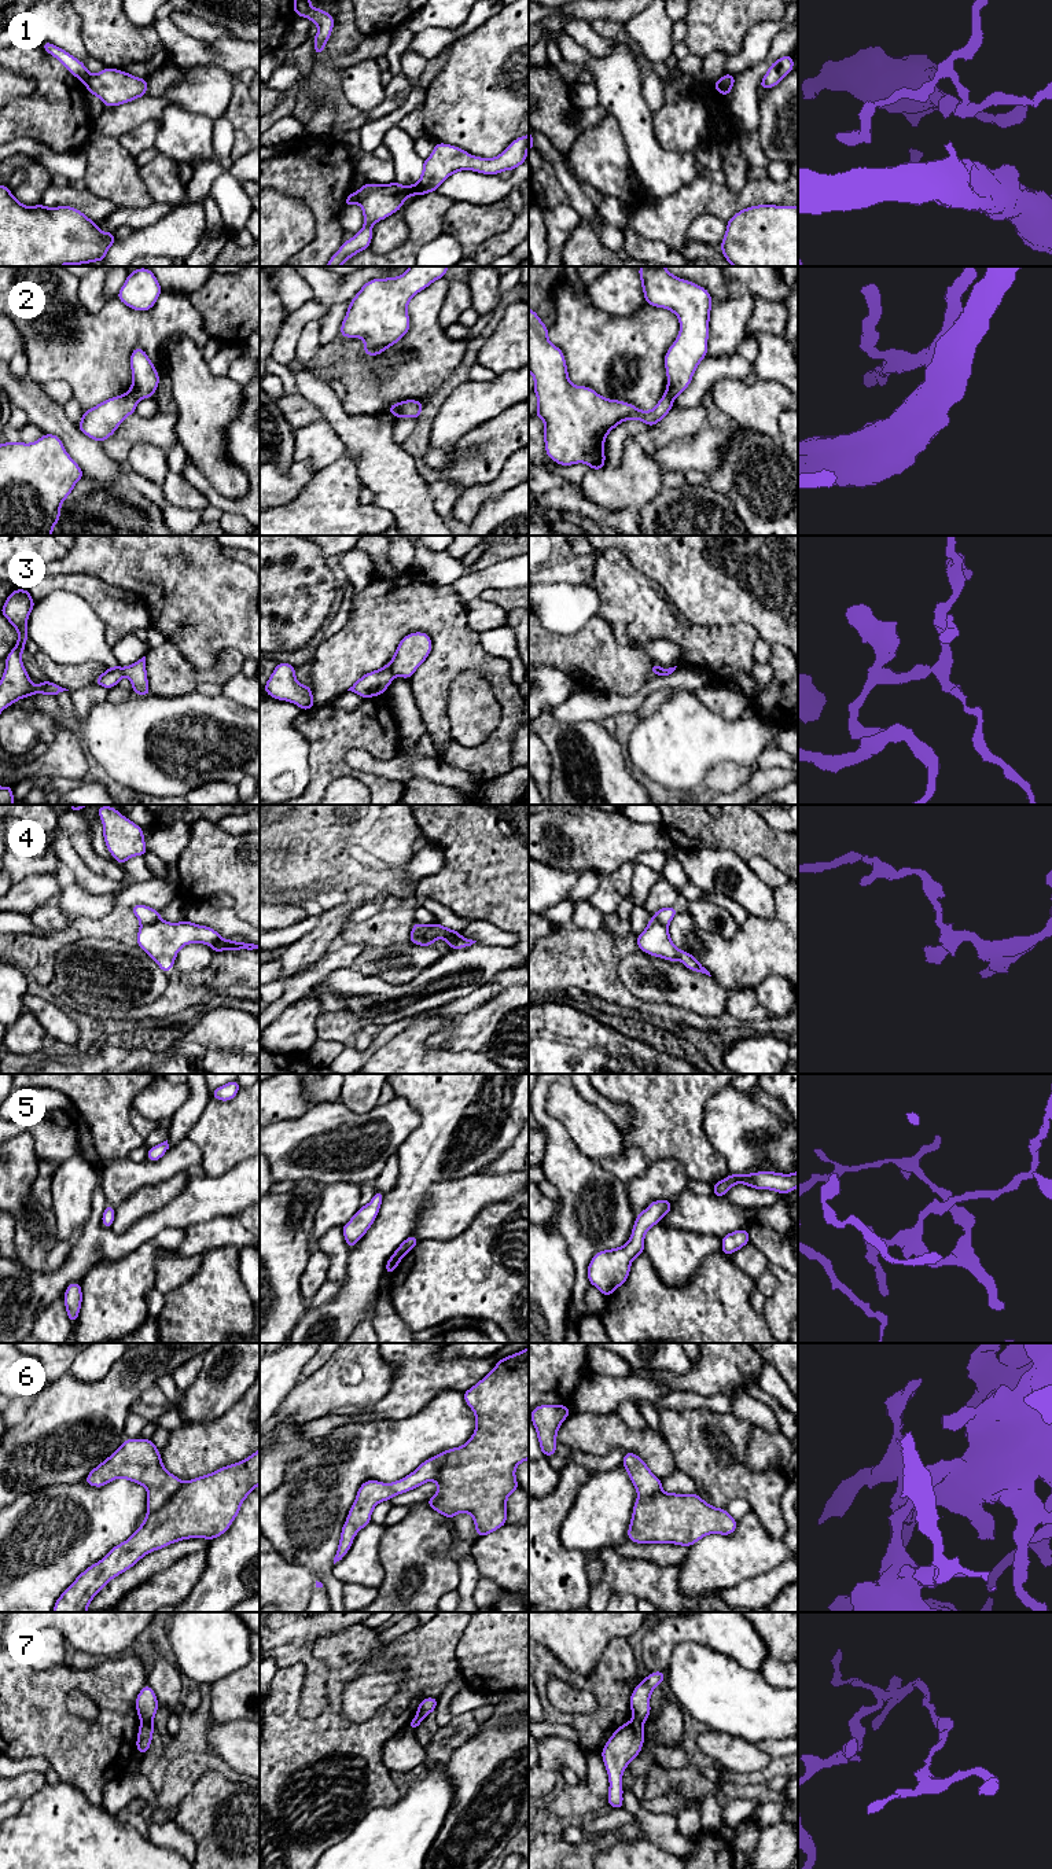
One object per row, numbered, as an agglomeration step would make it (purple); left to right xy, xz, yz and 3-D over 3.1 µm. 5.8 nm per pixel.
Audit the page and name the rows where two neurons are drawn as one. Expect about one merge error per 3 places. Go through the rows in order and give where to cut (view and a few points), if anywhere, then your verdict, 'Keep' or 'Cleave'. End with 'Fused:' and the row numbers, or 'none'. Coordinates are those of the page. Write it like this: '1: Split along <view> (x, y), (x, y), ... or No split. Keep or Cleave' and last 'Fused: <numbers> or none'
1: Split along xz (355, 192), (359, 202). Cleave
2: Split along xz (404, 401), (393, 414). Cleave
3: Split along xz (387, 665), (396, 674). Cleave
4: Split along xz (412, 930), (431, 942). Cleave
5: No split. Keep
6: No split. Keep
7: Split along xy (151, 1718), (142, 1721). Cleave
Fused: 1, 2, 3, 4, 7

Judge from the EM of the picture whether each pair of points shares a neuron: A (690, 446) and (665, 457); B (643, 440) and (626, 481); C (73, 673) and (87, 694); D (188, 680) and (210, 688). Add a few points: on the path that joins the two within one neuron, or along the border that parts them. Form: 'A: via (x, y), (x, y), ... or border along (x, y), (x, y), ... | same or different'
A: via (684, 452), (680, 456), (670, 457) | same
B: border along (632, 438), (647, 455) | different
C: border along (92, 683), (70, 691) | different
D: border along (221, 687), (201, 681), (194, 690) | different

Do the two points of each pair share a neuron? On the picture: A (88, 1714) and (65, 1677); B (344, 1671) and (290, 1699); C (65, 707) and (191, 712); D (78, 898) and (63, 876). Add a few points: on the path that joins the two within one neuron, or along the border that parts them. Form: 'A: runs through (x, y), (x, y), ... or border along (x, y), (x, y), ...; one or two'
A: border along (67, 1695), (84, 1693), (99, 1713); two
B: runs through (334, 1695), (333, 1709), (317, 1724), (301, 1722); one
C: runs through (96, 724), (159, 724); one
D: border along (74, 882), (61, 890); two

